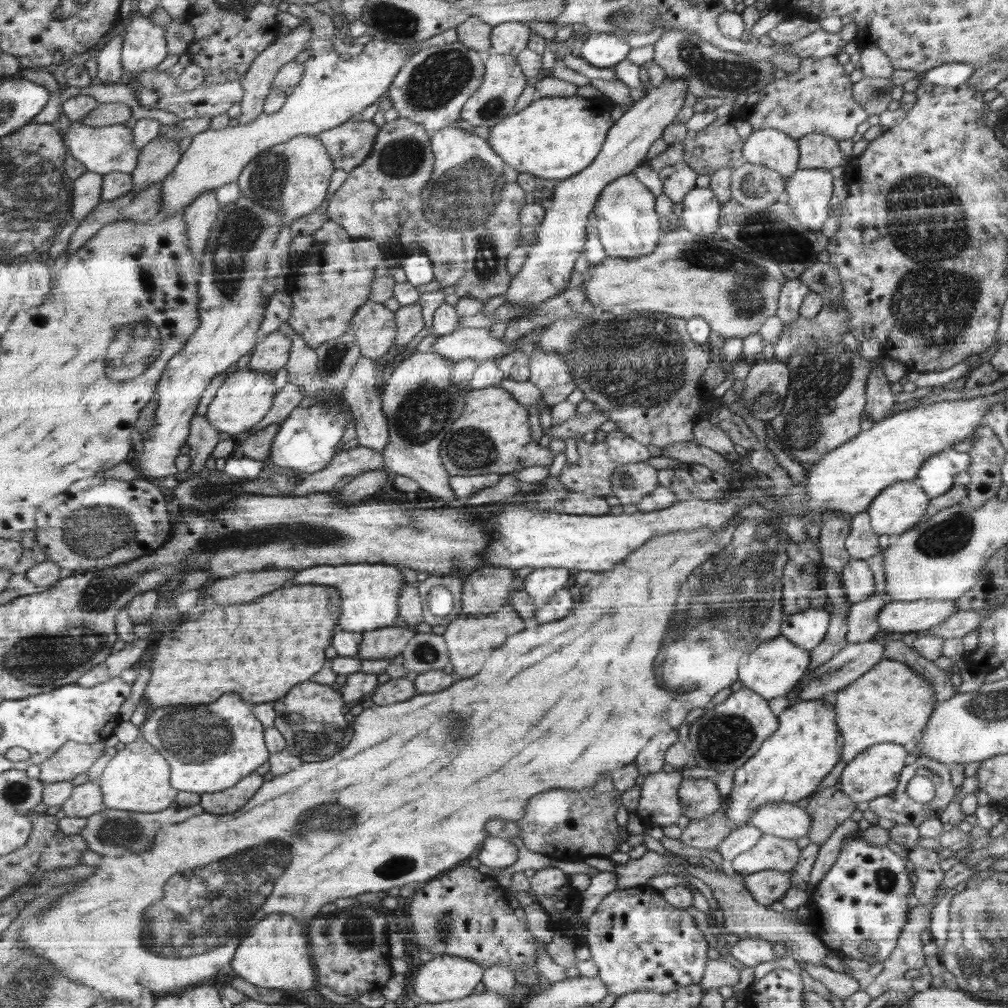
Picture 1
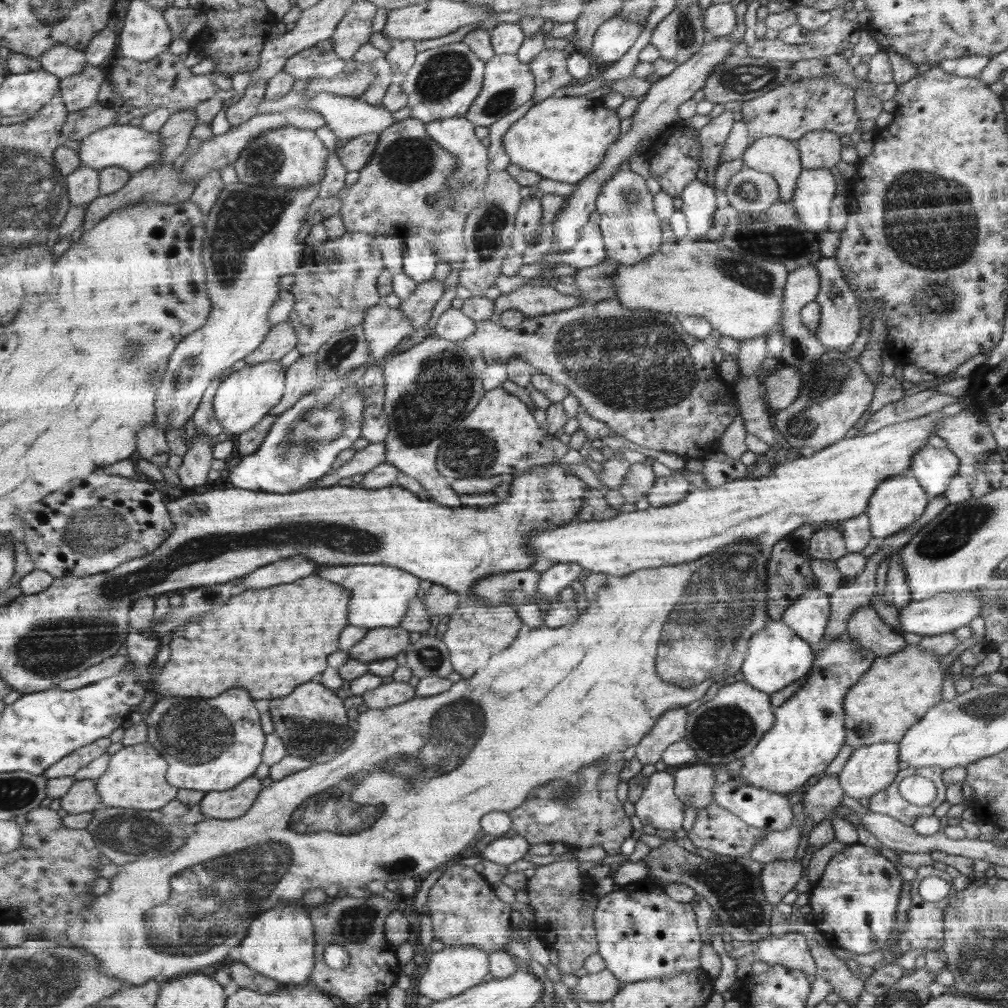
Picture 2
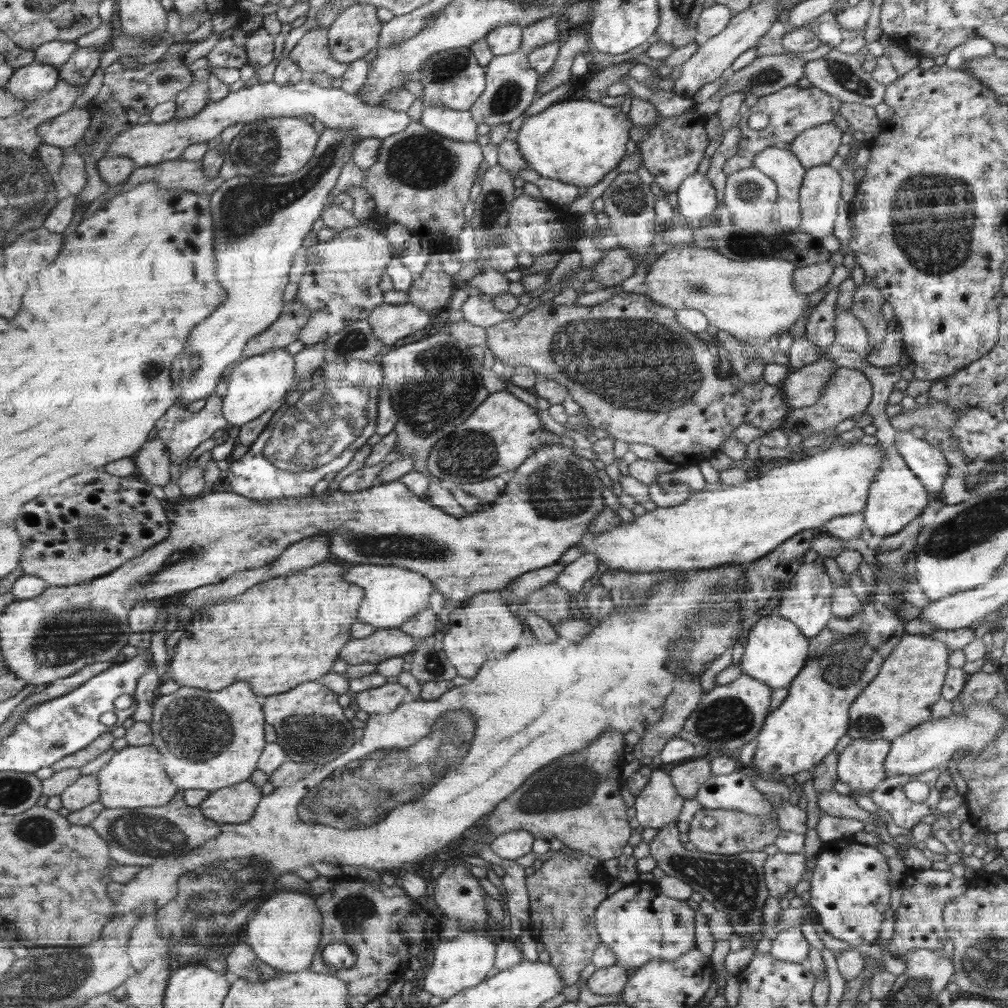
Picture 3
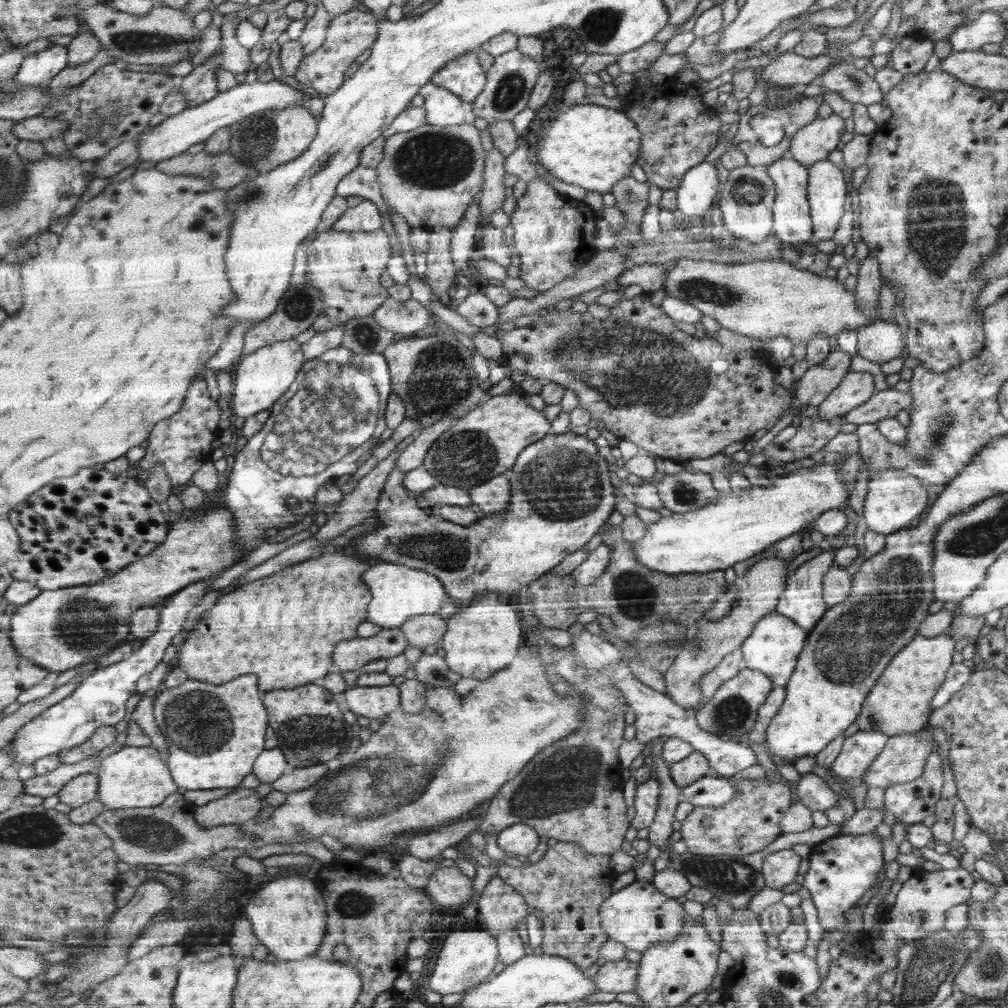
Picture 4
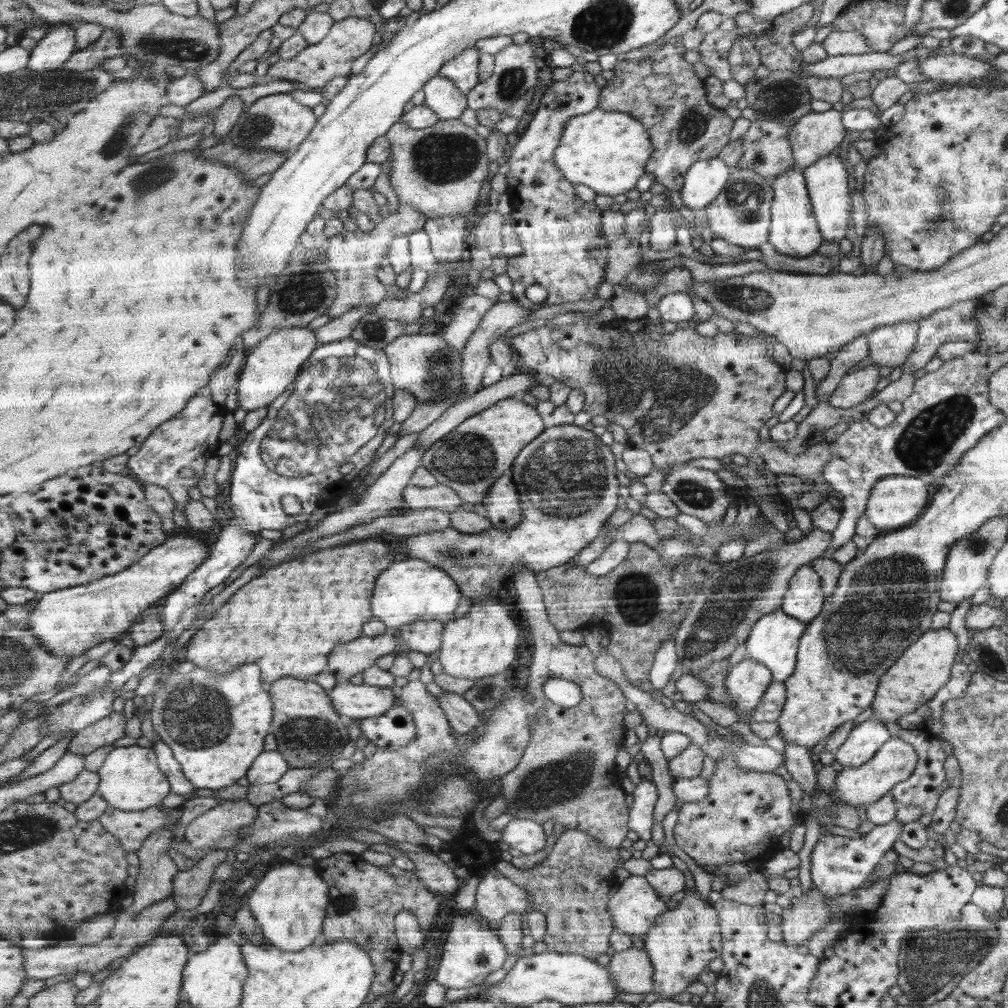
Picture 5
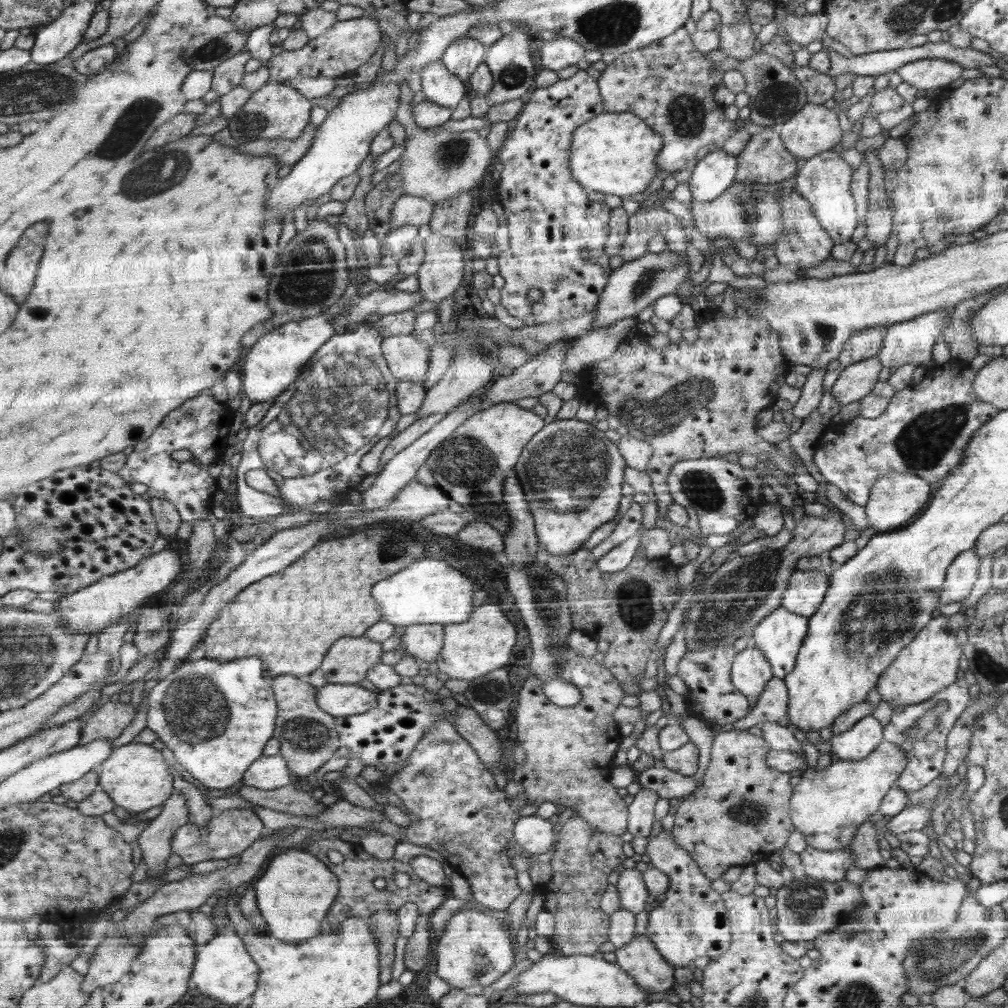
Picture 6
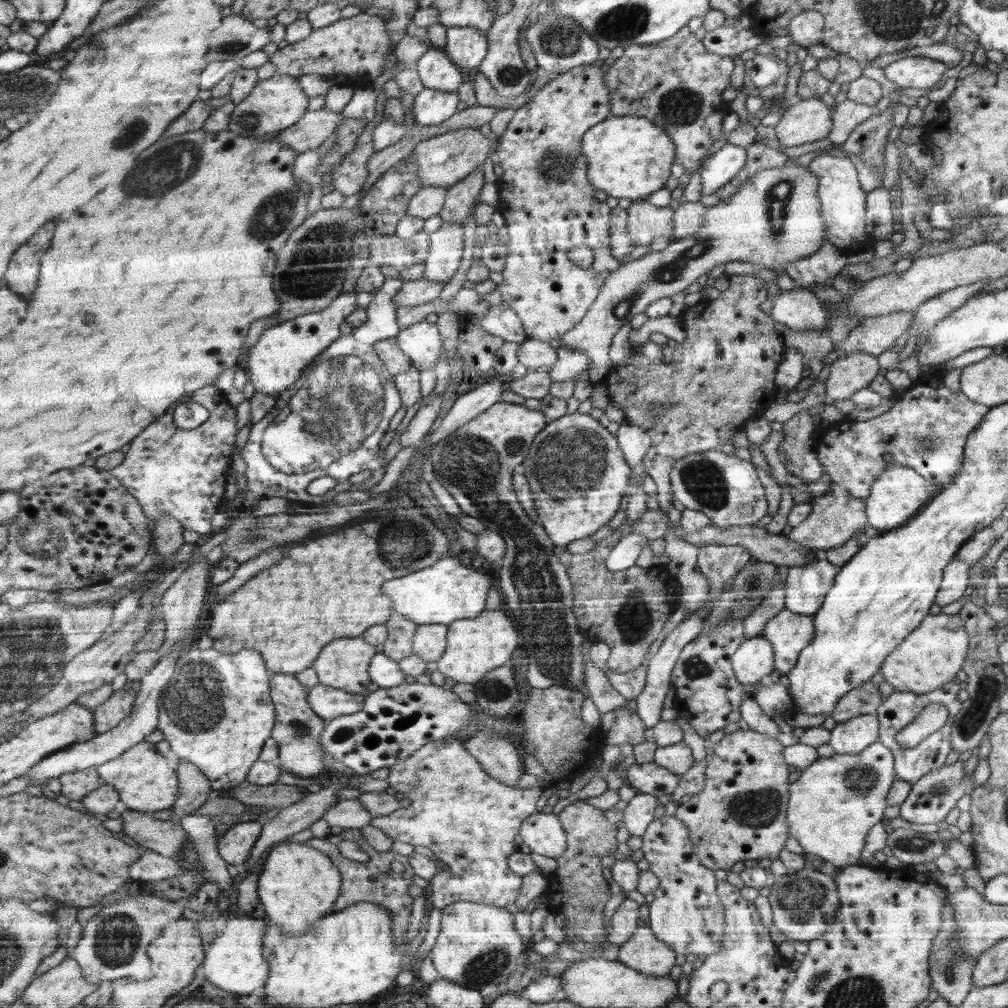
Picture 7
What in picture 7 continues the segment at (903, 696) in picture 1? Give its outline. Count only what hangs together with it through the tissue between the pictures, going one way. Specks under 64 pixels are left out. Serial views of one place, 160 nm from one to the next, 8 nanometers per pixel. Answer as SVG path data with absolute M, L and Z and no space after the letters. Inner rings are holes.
M939 613L922 619L922 628L910 633L910 640L898 648L898 652L890 652L890 660L882 666L882 676L896 692L926 693L936 691L947 683L954 681L960 672L964 658L969 654L969 633L960 626L958 615ZM952 624L952 628L948 628Z

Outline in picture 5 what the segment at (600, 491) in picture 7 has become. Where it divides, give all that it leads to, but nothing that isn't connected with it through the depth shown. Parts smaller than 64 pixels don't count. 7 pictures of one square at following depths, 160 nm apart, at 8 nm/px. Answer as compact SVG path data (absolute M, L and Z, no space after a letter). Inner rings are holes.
M574 424L546 428L540 436L521 450L513 464L512 482L521 504L523 517L521 523L512 530L492 527L482 534L460 534L452 526L444 530L434 530L406 538L396 546L397 552L404 552L412 559L428 561L433 567L444 569L458 584L459 591L467 598L480 598L482 588L502 588L503 580L512 577L520 569L532 572L545 571L562 566L570 559L576 558L582 549L589 547L598 536L600 528L616 510L618 500L618 480L614 468L614 456L608 446L604 446L592 432L582 430Z

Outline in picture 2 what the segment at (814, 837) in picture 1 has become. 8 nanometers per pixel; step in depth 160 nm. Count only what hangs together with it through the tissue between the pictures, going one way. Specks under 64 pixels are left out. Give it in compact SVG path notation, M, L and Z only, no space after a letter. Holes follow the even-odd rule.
M832 772L822 776L816 784L810 785L804 793L803 813L812 820L813 826L828 819L832 810L842 805L845 795L839 778L832 775Z

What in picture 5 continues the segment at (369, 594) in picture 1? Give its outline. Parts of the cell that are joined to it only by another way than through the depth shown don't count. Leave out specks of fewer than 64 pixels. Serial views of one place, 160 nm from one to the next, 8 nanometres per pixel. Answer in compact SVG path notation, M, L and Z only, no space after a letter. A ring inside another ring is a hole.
M422 559L402 560L394 562L382 572L382 578L378 578L378 592L374 592L374 612L378 620L389 626L391 631L406 624L418 621L430 622L438 620L445 624L456 617L454 610L460 602L460 591L457 582L444 570L433 567L428 561Z

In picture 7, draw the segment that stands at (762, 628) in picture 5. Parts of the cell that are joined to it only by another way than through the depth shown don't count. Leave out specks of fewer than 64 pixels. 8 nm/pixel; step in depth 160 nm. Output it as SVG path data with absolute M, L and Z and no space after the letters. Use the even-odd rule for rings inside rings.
M786 608L771 618L760 636L773 644L776 652L776 670L782 676L792 671L798 655L816 635L813 615L801 615Z

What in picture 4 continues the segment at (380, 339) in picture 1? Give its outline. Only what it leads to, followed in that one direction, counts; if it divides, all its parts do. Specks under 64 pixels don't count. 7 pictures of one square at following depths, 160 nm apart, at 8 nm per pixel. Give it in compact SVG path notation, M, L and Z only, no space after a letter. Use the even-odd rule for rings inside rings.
M387 298L373 312L376 322L382 327L395 332L398 338L401 334L412 334L428 326L428 310L416 299L399 301Z

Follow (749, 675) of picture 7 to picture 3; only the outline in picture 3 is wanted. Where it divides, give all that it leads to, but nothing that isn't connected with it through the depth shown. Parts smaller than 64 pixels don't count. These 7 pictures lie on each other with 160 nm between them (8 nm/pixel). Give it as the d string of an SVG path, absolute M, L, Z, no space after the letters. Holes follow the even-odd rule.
M742 674L734 683L716 686L704 692L696 710L686 719L676 737L691 742L694 746L704 746L709 757L736 754L748 741L765 726L766 712L770 706L770 687L754 677Z

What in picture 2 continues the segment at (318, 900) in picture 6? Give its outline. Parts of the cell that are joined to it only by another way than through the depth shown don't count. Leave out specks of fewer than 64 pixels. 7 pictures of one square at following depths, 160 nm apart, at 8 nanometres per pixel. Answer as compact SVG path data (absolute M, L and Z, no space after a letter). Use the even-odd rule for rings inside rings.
M278 904L276 908L260 914L250 923L246 938L239 946L240 961L262 976L274 978L281 984L304 982L315 967L312 919L304 908L298 908L294 904Z

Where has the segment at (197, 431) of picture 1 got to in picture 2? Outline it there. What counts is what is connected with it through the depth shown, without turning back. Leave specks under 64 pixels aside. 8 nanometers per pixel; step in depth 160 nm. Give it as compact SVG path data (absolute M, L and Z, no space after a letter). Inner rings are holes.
M212 437L196 439L196 443L183 456L184 462L177 471L178 476L181 477L182 486L195 488L204 485L204 482L208 480L211 464L214 460L212 456L214 443L215 440Z

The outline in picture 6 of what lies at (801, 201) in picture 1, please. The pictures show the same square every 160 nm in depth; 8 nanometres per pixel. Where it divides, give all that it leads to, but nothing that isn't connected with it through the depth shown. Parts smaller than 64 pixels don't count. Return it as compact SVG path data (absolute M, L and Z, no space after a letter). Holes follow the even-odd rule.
M832 149L804 161L796 175L795 189L810 202L813 215L818 217L822 228L838 244L849 244L852 232L859 225L854 198L850 194L850 180L852 168Z

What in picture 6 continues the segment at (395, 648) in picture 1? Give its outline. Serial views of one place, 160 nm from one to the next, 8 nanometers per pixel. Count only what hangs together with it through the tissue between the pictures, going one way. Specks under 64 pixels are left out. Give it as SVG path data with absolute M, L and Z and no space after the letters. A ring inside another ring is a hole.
M364 636L346 638L346 640L337 640L338 644L334 644L334 648L329 648L330 656L326 656L326 660L321 662L321 671L324 677L331 684L356 684L368 676L368 672L376 667L380 662L380 654L382 654L382 646L380 642L368 640Z

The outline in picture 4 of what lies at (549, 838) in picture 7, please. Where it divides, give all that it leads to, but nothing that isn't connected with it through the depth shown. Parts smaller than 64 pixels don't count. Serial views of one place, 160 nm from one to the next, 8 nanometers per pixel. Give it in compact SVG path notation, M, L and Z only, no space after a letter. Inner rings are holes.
M517 824L500 831L496 840L498 846L505 852L528 855L538 846L538 832L530 825Z

